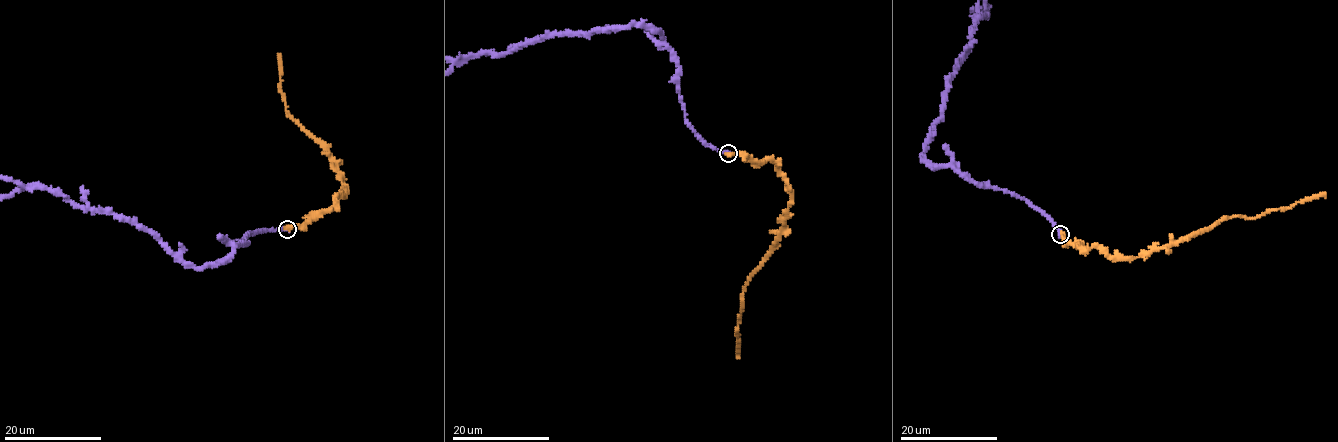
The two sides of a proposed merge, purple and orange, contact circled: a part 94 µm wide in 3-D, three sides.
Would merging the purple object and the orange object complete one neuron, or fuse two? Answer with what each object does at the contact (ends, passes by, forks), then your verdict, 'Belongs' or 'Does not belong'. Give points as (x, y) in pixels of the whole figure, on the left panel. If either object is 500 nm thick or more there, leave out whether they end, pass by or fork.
Belongs

